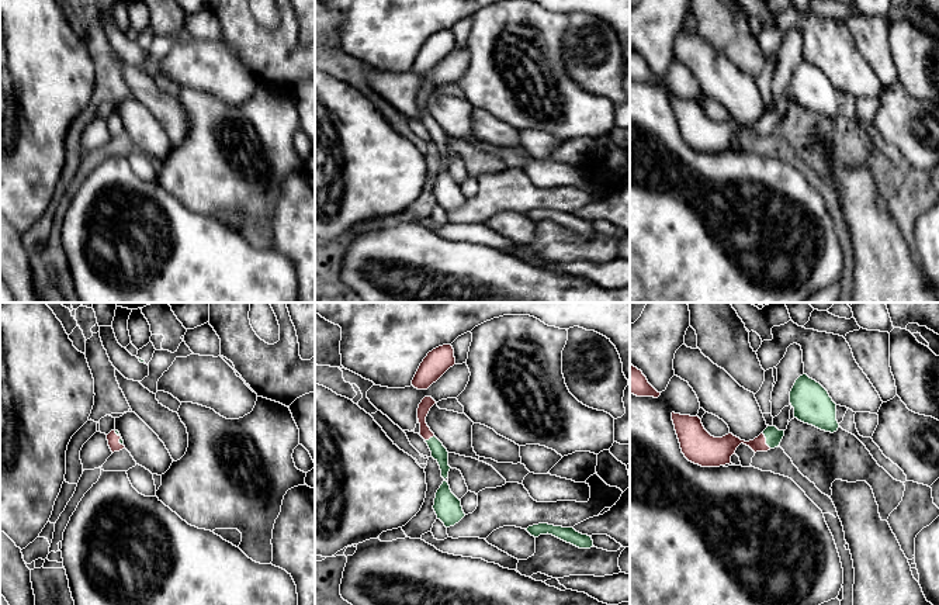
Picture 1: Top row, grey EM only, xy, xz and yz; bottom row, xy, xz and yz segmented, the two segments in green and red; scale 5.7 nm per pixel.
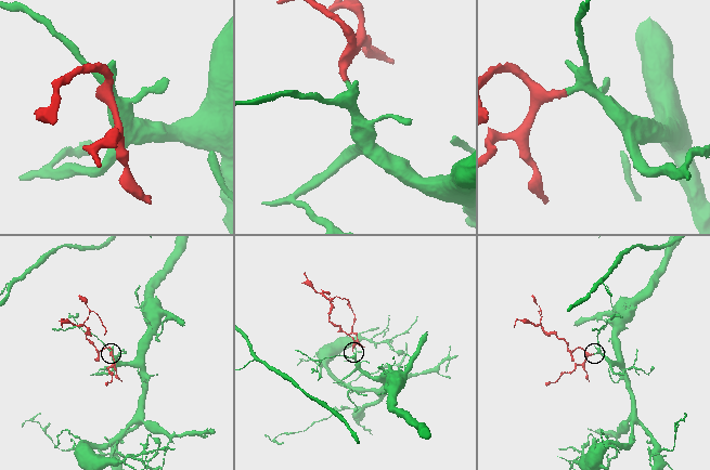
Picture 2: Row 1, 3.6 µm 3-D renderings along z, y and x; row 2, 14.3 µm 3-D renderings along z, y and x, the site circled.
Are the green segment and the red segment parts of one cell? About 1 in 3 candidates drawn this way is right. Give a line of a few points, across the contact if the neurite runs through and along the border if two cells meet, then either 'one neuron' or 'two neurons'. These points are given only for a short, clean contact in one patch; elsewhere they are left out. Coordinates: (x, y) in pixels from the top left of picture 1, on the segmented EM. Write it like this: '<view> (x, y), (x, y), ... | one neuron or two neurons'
yz (773, 436), (766, 441), (730, 442), (724, 448) | one neuron

